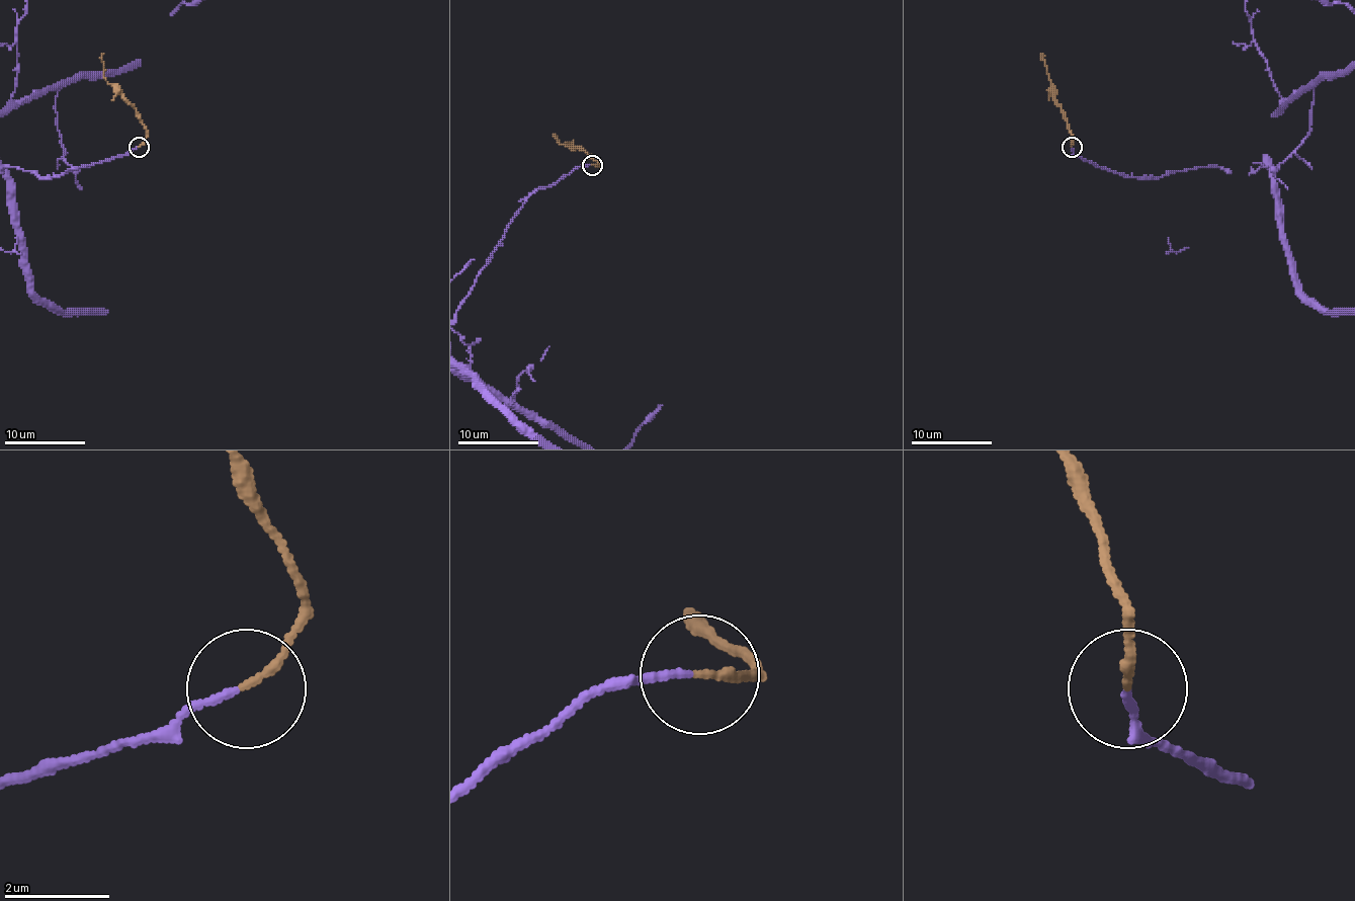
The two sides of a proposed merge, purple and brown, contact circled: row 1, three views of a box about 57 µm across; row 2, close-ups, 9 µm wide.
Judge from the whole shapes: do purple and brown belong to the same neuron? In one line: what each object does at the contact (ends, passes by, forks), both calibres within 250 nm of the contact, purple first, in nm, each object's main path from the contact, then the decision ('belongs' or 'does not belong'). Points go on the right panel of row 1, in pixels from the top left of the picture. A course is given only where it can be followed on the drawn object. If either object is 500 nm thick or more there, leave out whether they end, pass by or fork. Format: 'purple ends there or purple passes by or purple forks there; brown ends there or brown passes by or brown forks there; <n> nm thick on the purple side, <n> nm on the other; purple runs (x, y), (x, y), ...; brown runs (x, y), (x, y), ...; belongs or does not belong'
purple ends there; brown ends there; 120 nm thick on the purple side, 150 nm on the other; brown runs (1071, 147), (1069, 125), (1056, 104), (1040, 54); belongs

